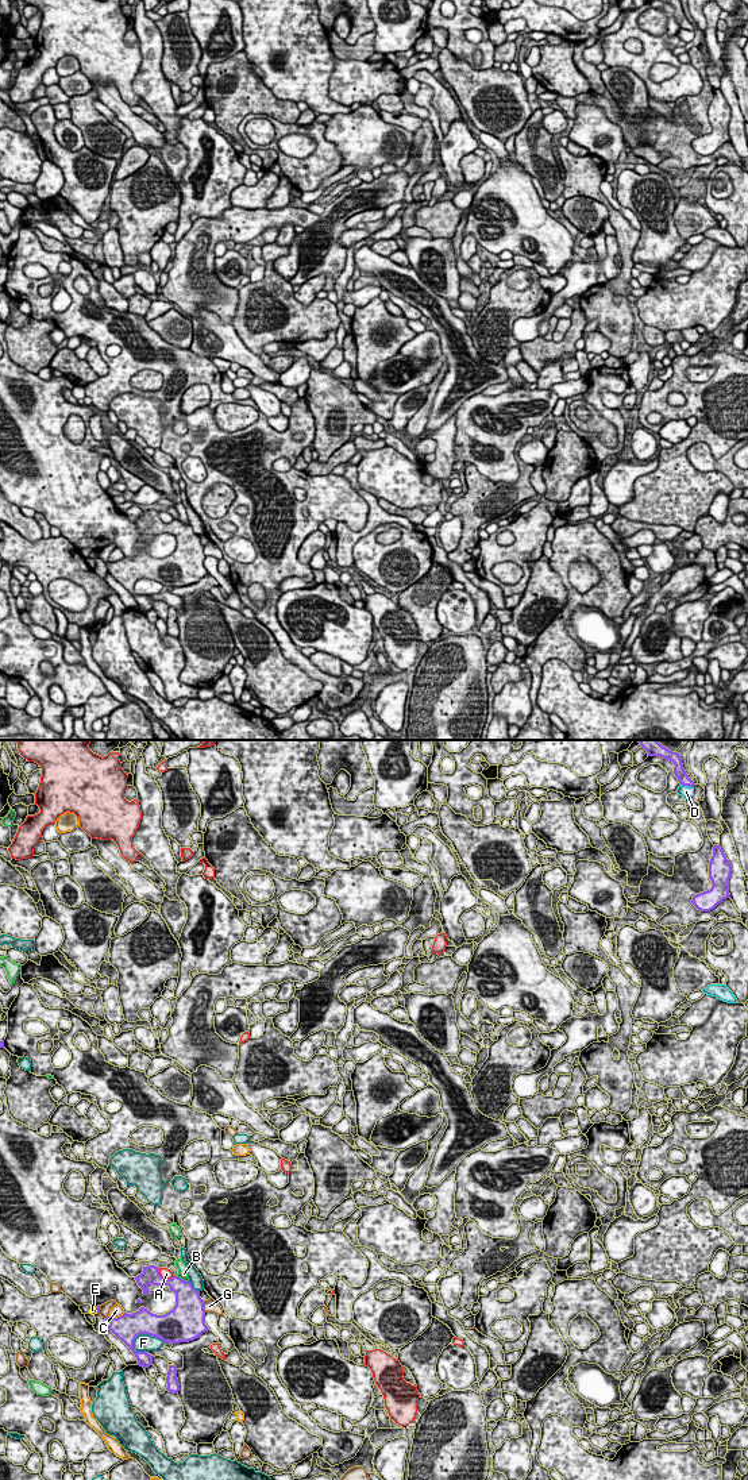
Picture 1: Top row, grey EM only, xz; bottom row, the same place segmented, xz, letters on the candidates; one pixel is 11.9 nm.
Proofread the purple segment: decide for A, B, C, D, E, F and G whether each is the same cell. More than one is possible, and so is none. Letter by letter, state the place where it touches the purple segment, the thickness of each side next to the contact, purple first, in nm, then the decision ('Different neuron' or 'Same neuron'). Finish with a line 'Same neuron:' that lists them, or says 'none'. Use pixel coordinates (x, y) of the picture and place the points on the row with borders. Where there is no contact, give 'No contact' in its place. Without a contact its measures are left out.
A: Touches purple at xz (165, 1279). Thickness 220 nm (purple) against 130 nm. Different neuron
B: Touches purple at xz (181, 1279). Thickness 280 nm (purple) against 120 nm. Different neuron
C: Touches purple at xz (118, 1317). Thickness 320 nm (purple) against 140 nm. Different neuron
D: Touches purple at xz (687, 785). Thickness 130 nm (purple) against 140 nm. Different neuron
E: Touches purple at xz (96, 1309). Thickness 50 nm (purple) against 70 nm. Different neuron
F: Touches purple at xz (145, 1333). Thickness 320 nm (purple) against 220 nm. Different neuron
G: Touches purple at xz (203, 1306). Thickness 440 nm (purple) against 160 nm. Different neuron
Same neuron: none

